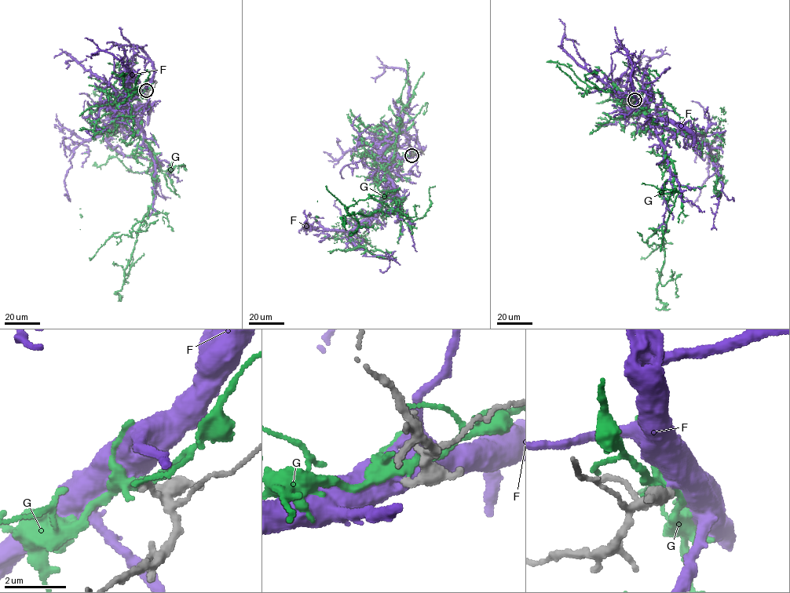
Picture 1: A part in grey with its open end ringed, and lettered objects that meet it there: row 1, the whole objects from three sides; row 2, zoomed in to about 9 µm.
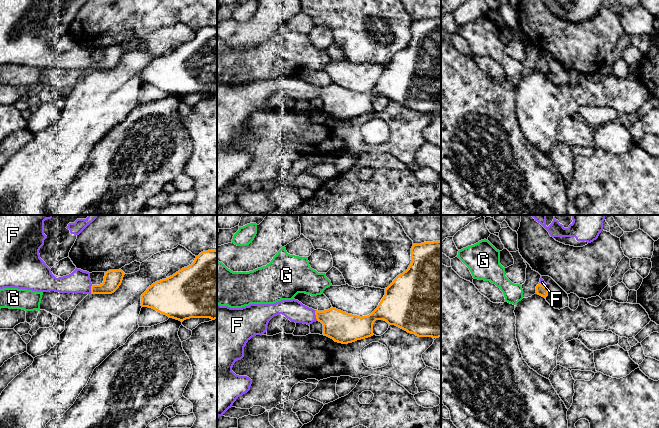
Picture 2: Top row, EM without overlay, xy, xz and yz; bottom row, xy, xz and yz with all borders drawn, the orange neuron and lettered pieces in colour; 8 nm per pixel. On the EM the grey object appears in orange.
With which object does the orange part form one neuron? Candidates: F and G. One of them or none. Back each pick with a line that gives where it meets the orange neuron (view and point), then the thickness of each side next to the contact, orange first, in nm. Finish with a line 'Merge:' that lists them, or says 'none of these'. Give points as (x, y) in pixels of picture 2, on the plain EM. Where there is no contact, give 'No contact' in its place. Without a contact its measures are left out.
F: Touches orange at xz (315, 90). Thickness 240 nm (orange) against 170 nm
Merge: F

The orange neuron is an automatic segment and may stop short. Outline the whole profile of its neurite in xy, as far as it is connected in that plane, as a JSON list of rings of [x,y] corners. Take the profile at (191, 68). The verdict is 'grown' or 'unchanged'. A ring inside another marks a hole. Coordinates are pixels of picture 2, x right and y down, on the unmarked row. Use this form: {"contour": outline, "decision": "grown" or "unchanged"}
{"contour": [[[217,26],[201,28],[191,41],[153,59],[141,71],[141,82],[181,98],[190,94],[217,95]]], "decision": "unchanged"}

